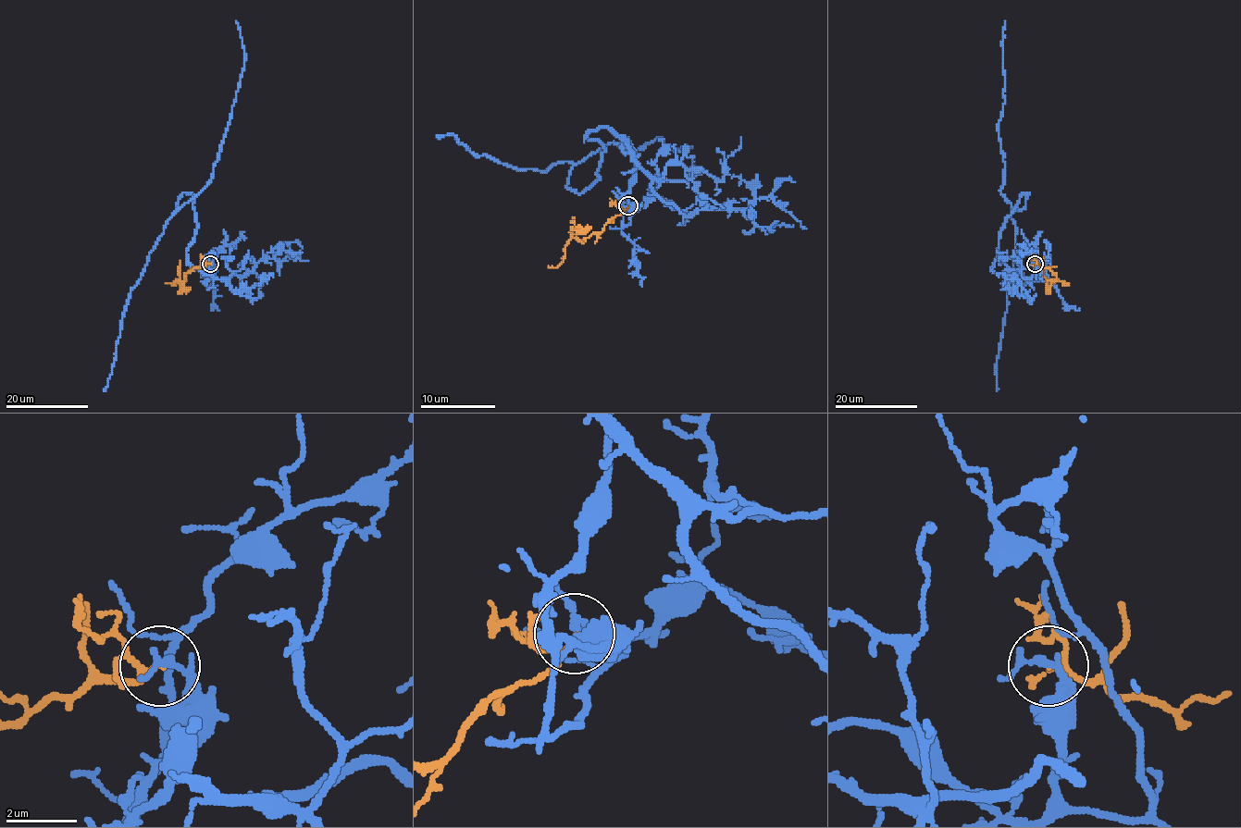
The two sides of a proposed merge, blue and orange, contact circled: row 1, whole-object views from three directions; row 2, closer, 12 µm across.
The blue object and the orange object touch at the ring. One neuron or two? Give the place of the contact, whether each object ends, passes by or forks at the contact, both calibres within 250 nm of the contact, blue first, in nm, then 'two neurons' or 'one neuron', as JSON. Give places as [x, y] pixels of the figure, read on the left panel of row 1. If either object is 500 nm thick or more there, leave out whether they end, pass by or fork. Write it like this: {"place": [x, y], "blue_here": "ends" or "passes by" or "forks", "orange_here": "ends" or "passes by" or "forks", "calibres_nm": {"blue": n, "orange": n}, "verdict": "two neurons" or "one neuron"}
{"place": [210, 264], "blue_here": "passes by", "orange_here": "passes by", "calibres_nm": {"blue": 170, "orange": 130}, "verdict": "two neurons"}

